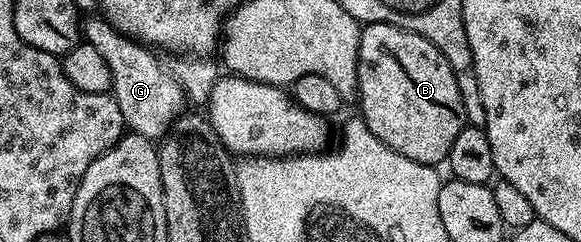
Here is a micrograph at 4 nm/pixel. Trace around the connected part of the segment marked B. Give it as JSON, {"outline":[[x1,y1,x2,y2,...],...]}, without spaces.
{"outline":[[389,23,364,24,359,30,357,83,358,112,369,131,373,131,373,135,377,135,385,147,393,147,397,155,405,155,405,159,413,159,413,163,439,167,446,162,449,147,453,147,457,135,461,135,463,128,468,125,467,116,453,67,449,67,449,59,445,59,445,55,441,55,441,51,437,51,429,39]]}

